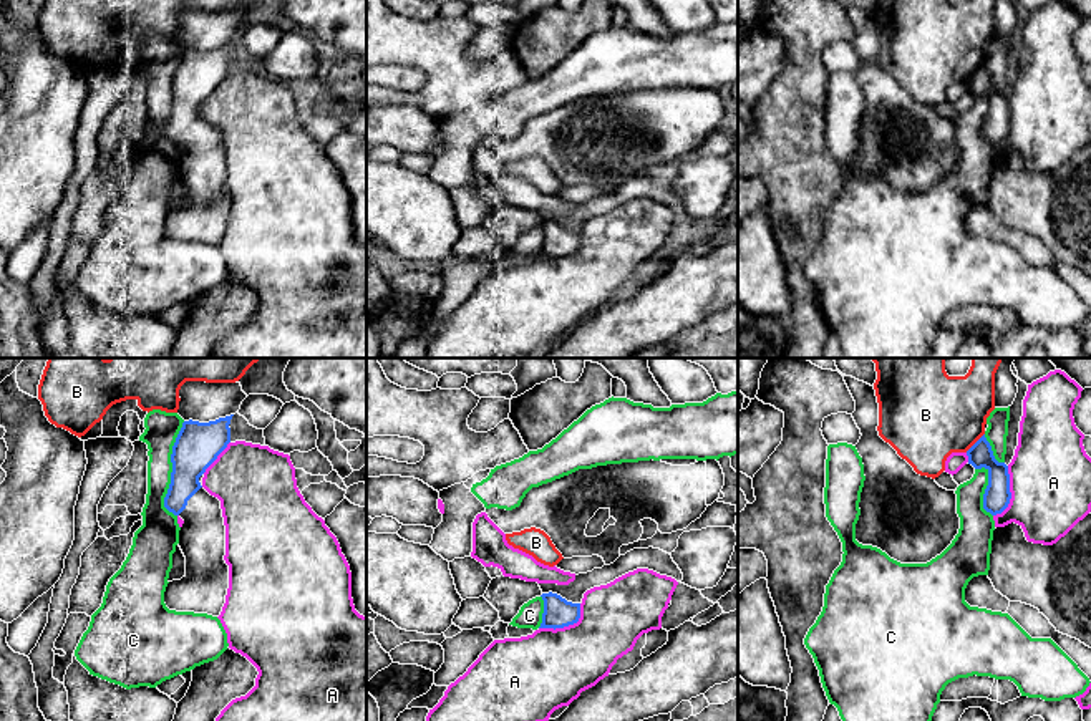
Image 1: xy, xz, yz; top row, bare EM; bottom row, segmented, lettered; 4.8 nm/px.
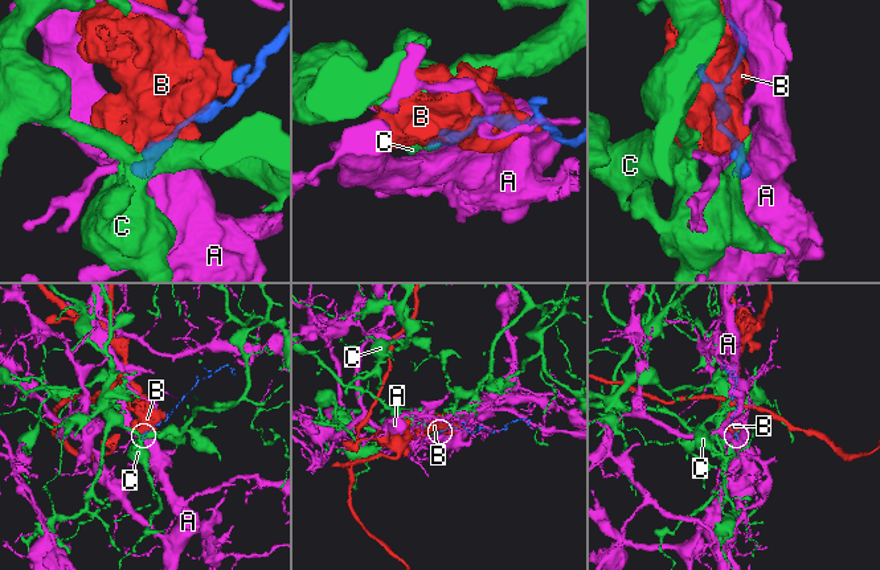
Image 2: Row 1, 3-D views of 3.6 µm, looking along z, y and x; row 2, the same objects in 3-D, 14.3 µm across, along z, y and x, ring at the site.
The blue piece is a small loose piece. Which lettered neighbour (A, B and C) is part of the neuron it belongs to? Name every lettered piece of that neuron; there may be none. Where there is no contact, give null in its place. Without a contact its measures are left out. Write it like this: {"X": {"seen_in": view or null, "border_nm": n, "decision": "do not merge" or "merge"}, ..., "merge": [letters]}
{"A": {"seen_in": "xz", "border_nm": 240, "decision": "do not merge"}, "B": {"seen_in": "yz", "border_nm": 130, "decision": "do not merge"}, "C": {"seen_in": "xy", "border_nm": 460, "decision": "do not merge"}, "merge": []}

